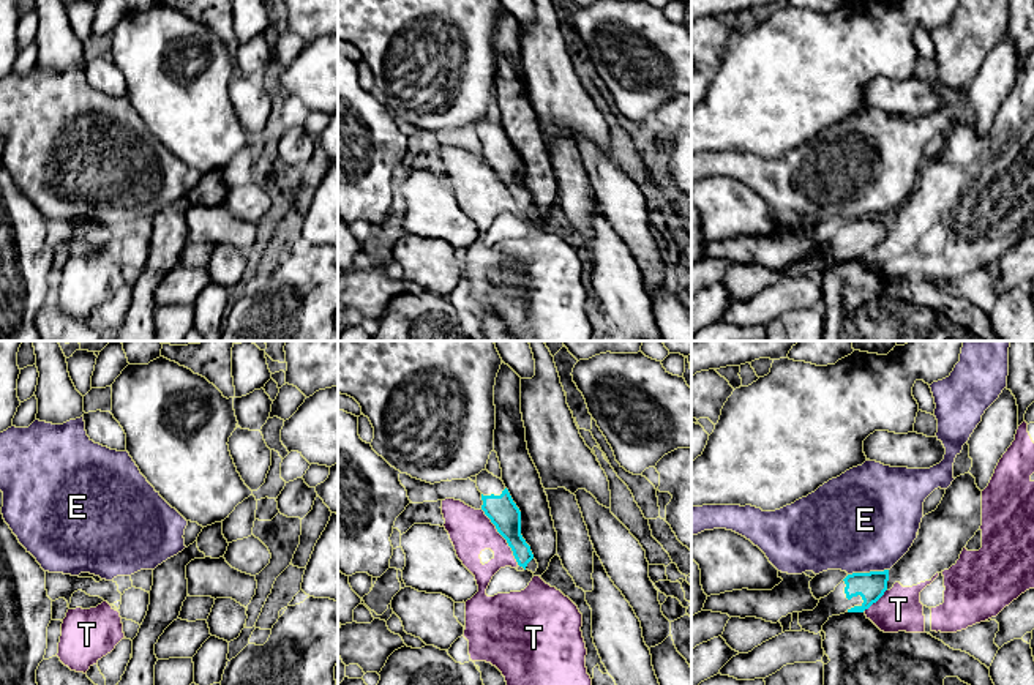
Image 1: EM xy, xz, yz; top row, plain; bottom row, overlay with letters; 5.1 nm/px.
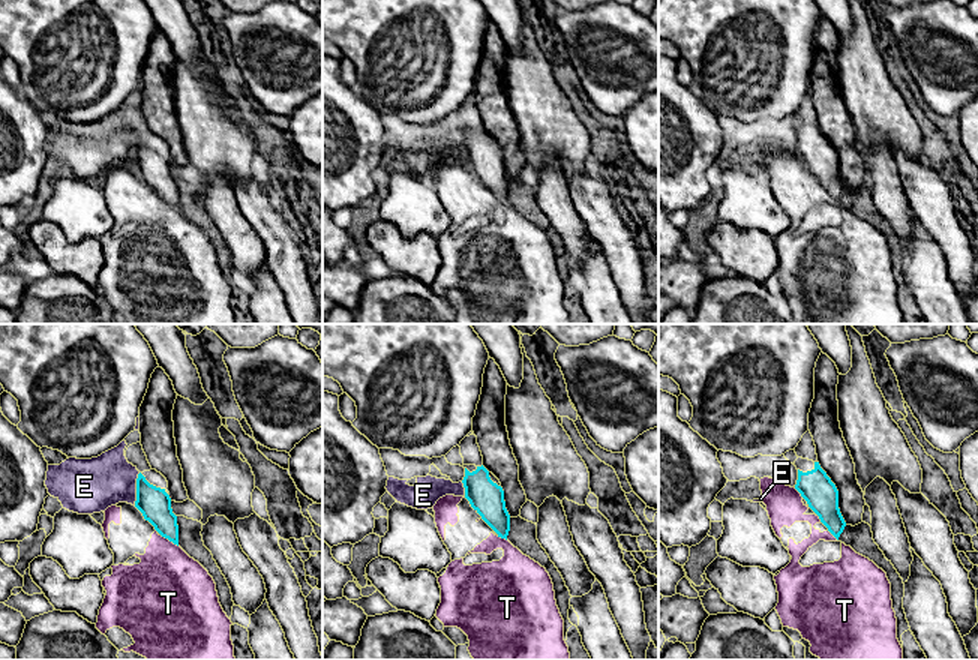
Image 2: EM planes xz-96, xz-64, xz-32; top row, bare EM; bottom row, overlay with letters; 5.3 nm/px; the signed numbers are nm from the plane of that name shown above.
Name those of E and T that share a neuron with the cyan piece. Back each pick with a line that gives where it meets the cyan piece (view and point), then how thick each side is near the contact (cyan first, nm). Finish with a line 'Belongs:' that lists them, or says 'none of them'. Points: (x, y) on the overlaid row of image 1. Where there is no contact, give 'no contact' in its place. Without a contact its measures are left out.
Belongs: none of them

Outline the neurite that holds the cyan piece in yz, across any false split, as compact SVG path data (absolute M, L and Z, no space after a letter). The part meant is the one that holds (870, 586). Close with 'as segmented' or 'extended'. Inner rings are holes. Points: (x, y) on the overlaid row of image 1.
M889 570L848 575L813 611L799 612L799 625L818 634L832 616L864 612L884 595L887 581Z; extended

